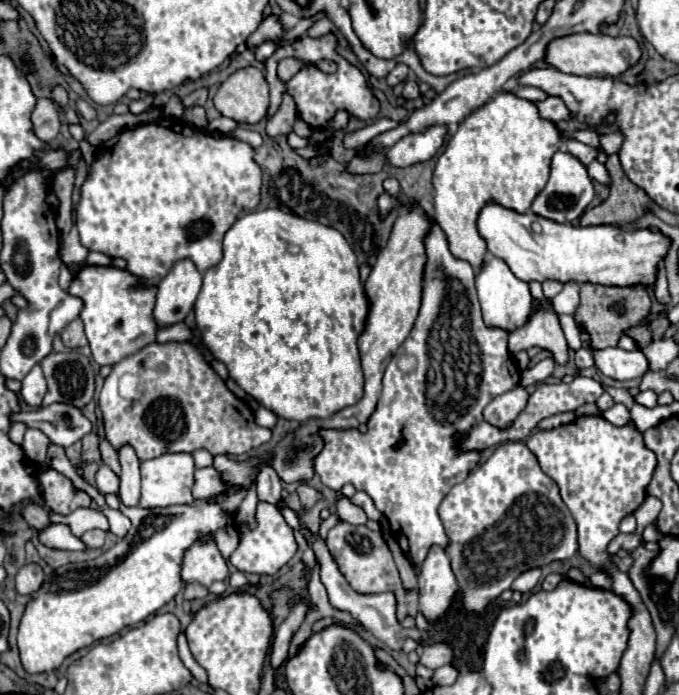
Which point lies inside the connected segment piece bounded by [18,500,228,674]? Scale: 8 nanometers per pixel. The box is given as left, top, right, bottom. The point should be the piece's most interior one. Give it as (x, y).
(78, 604)

